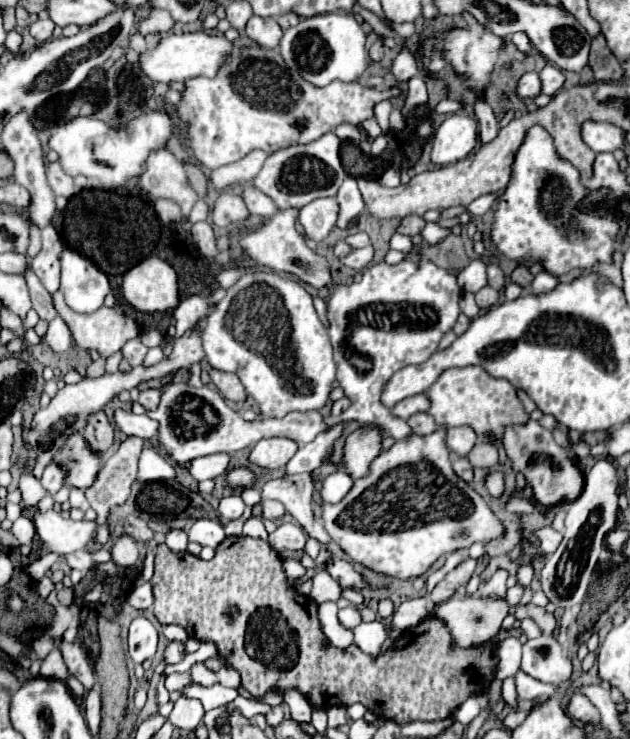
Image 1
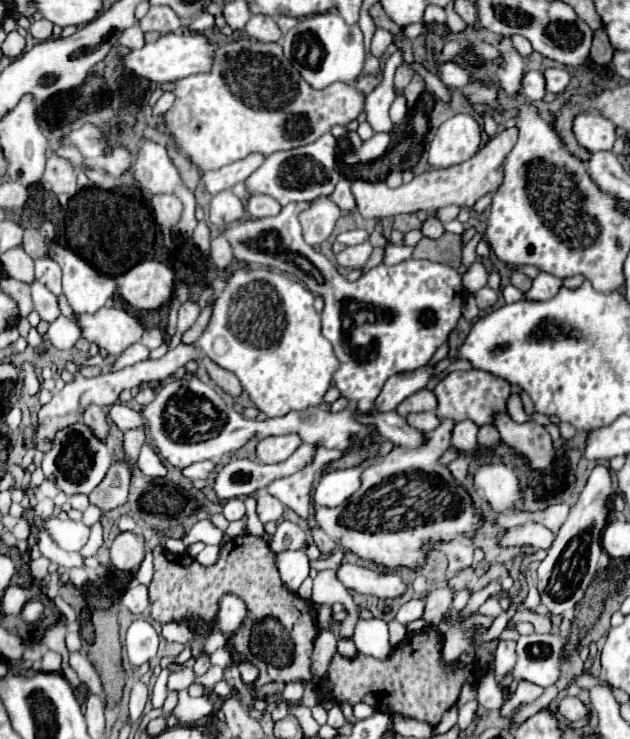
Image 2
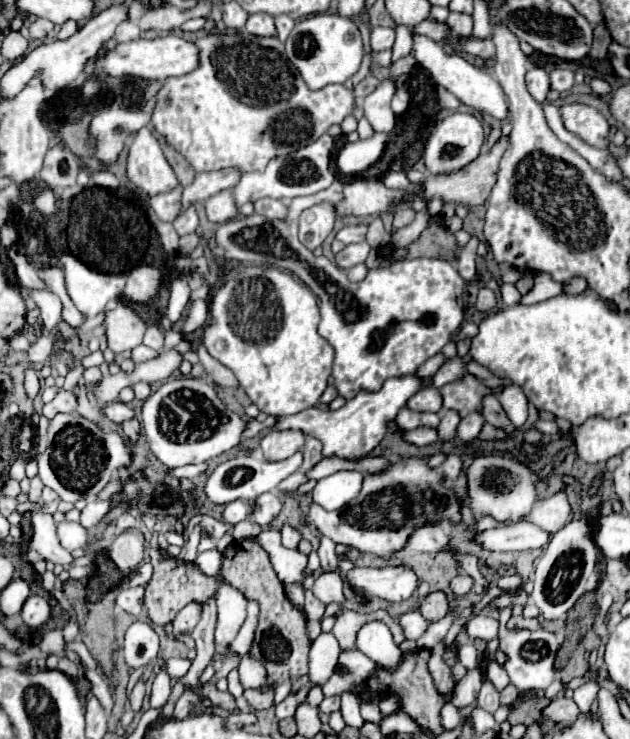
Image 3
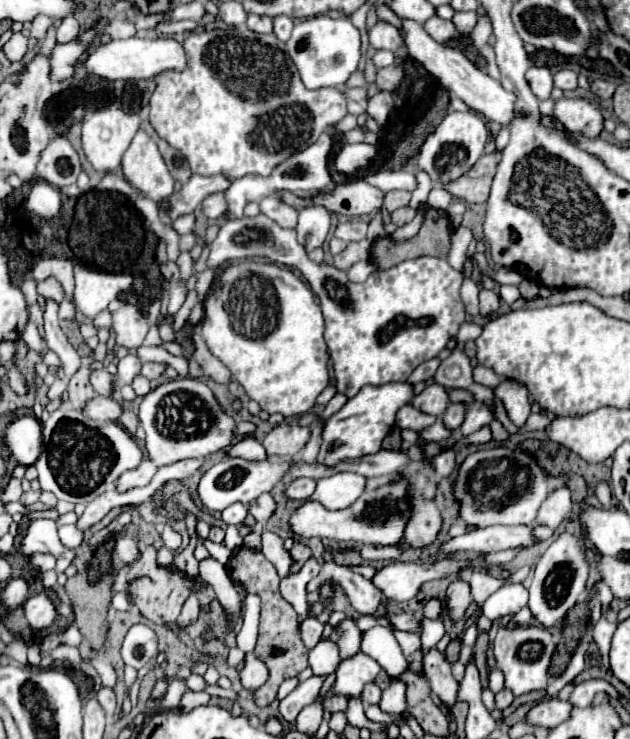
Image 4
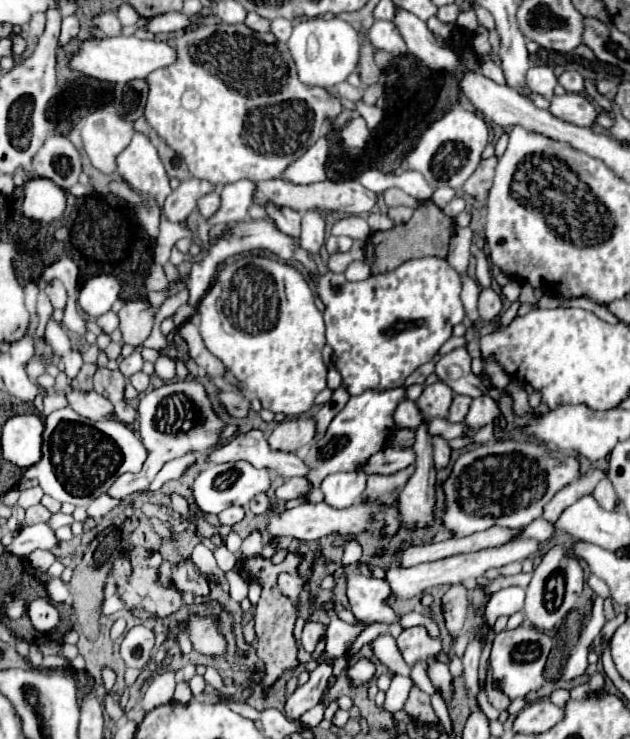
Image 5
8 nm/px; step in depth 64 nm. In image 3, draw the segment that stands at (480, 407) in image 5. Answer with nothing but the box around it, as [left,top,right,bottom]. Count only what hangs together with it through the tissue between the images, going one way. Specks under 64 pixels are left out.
[456,412,486,442]

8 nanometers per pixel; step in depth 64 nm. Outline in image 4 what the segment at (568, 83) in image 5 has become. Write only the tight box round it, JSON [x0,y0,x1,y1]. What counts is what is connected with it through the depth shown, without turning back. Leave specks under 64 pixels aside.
[554,70,578,92]

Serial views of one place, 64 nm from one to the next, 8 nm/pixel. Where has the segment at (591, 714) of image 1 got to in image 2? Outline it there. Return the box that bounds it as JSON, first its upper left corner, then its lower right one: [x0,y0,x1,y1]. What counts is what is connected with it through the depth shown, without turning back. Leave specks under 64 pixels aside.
[556,698,588,722]

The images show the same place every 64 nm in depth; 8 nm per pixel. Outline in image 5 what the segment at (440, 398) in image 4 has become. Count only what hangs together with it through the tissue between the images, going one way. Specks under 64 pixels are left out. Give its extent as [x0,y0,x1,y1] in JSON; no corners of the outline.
[416,380,454,418]

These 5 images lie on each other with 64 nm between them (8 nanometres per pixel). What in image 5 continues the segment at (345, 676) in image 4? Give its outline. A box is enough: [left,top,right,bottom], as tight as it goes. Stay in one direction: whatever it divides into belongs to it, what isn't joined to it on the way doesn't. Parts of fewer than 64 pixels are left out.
[348,658,374,686]

